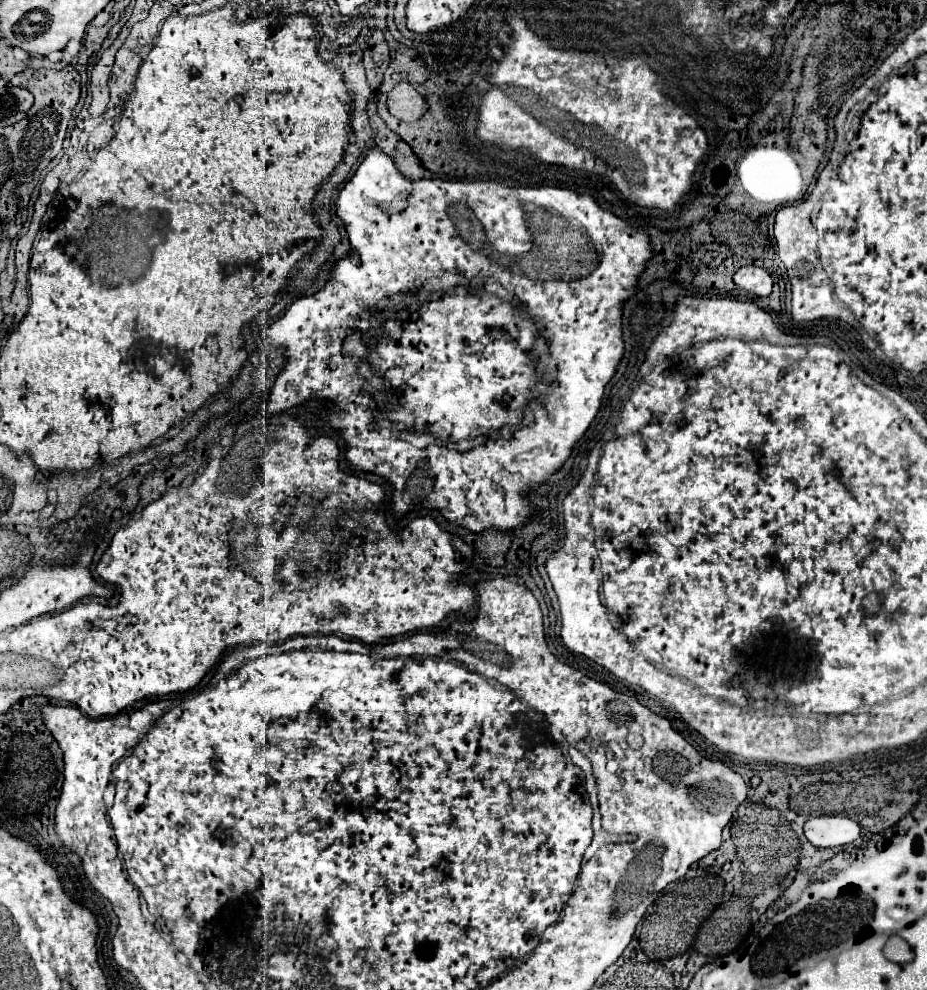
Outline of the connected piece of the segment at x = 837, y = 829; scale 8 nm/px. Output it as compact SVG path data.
M822 815L804 823L804 837L814 847L836 847L852 843L860 835L860 825L848 817Z

